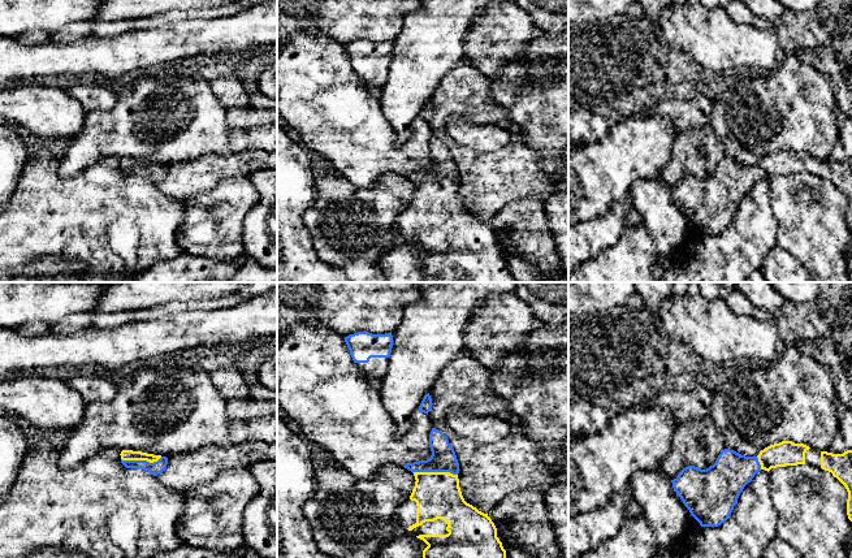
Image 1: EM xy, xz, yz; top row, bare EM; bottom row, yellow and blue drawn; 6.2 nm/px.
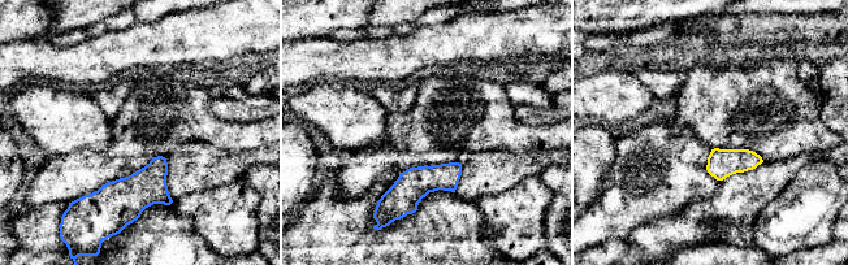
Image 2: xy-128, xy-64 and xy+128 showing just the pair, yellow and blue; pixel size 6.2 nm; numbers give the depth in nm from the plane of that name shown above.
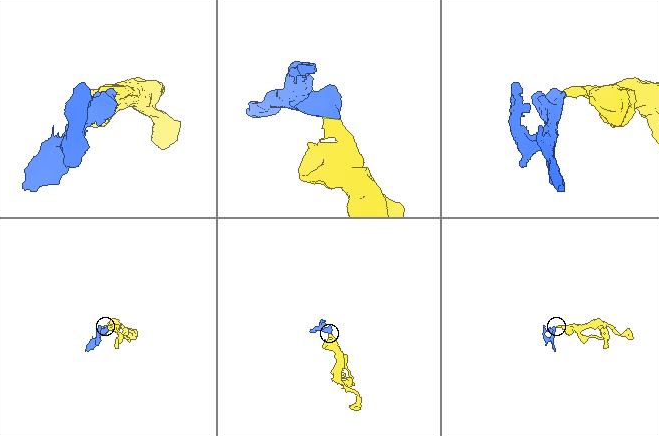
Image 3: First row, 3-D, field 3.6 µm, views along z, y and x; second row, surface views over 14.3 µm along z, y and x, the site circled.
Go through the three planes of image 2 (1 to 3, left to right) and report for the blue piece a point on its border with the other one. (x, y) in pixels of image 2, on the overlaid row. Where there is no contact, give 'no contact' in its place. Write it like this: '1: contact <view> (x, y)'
1: no contact
2: no contact
3: no contact

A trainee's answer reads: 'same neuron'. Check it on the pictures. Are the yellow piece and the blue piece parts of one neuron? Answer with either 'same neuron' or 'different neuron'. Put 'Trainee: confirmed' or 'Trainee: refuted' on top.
Trainee: confirmed
same neuron

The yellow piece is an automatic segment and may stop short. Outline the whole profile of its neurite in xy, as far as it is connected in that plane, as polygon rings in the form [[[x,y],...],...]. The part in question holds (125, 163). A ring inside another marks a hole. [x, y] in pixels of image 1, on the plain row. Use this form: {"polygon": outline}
{"polygon": [[[122,159],[120,164],[121,172],[126,177],[140,177],[148,179],[153,185],[161,182],[168,173],[166,165],[147,163],[142,160]]]}

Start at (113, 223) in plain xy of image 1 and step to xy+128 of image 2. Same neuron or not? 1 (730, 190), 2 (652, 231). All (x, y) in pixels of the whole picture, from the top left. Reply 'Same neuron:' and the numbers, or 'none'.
Same neuron: none

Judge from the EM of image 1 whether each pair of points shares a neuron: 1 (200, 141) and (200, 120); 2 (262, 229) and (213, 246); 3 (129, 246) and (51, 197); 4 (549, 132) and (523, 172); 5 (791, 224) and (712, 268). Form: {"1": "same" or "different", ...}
{"1": "same", "2": "different", "3": "same", "4": "different", "5": "different"}

